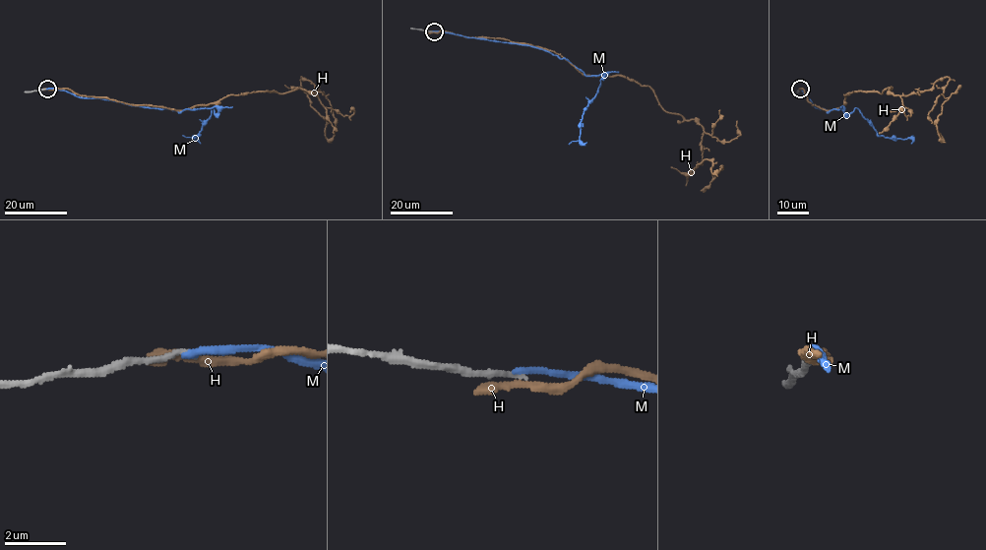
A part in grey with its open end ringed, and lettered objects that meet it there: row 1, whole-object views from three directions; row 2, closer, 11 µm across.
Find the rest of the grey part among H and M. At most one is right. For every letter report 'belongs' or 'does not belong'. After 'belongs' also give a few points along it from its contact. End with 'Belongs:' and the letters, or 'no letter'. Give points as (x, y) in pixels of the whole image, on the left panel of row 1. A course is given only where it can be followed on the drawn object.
H: does not belong
M: does not belong
Belongs: no letter

